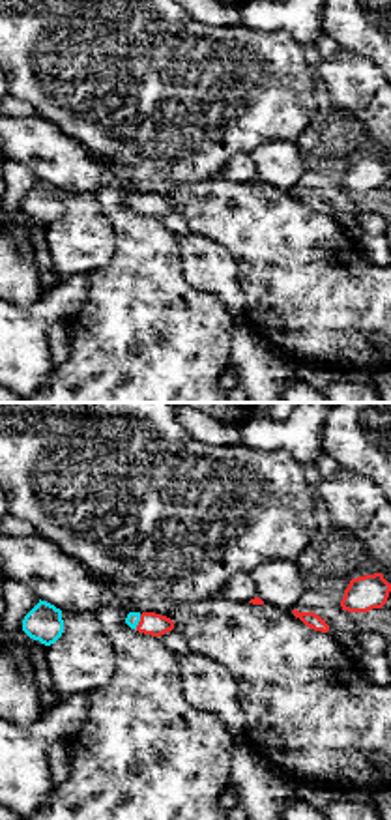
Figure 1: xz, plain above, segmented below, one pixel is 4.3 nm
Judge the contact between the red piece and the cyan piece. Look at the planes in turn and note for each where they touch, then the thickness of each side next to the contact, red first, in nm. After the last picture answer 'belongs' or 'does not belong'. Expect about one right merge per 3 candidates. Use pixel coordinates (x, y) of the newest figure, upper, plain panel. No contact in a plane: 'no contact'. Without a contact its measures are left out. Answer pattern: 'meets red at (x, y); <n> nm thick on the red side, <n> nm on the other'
meets red at (139, 203); 100 nm thick on the red side, 60 nm on the other

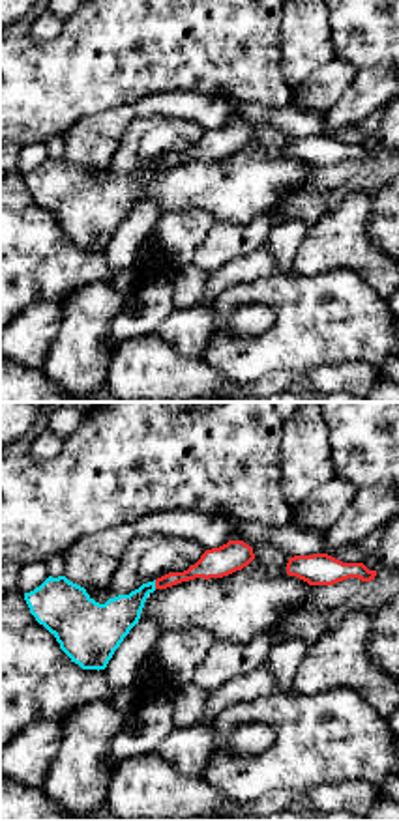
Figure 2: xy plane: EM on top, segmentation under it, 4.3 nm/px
meets red at (156, 165); 110 nm thick on the red side, 170 nm on the other

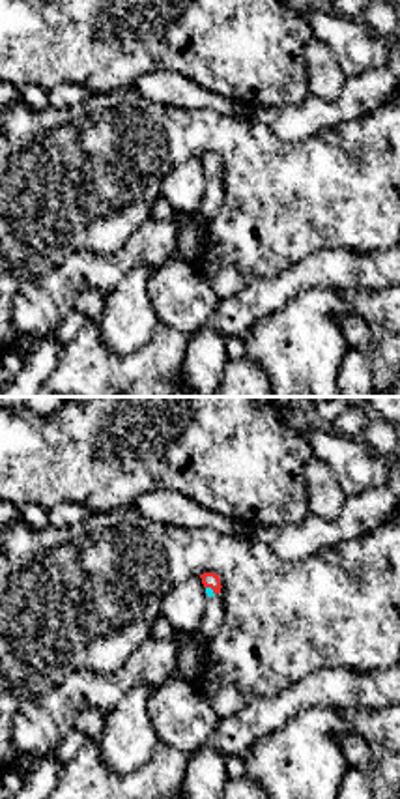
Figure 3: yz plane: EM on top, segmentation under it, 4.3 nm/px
meets red at (212, 169); 70 nm thick on the red side, 30 nm on the other

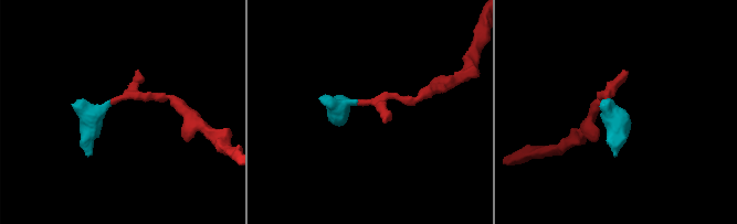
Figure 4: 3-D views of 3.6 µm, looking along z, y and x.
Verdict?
belongs

